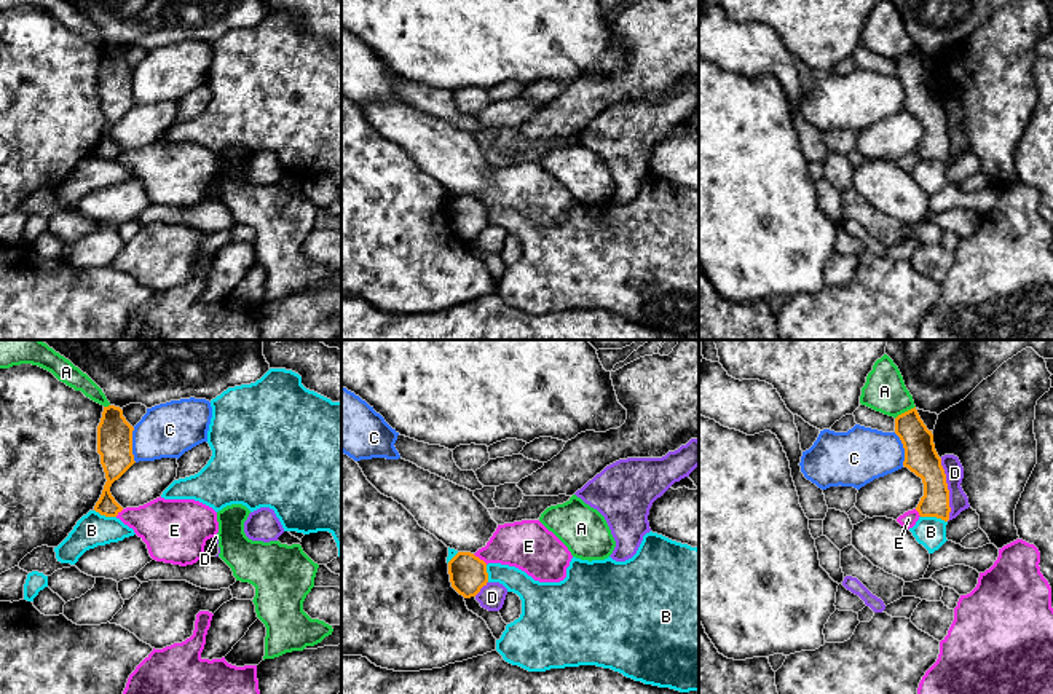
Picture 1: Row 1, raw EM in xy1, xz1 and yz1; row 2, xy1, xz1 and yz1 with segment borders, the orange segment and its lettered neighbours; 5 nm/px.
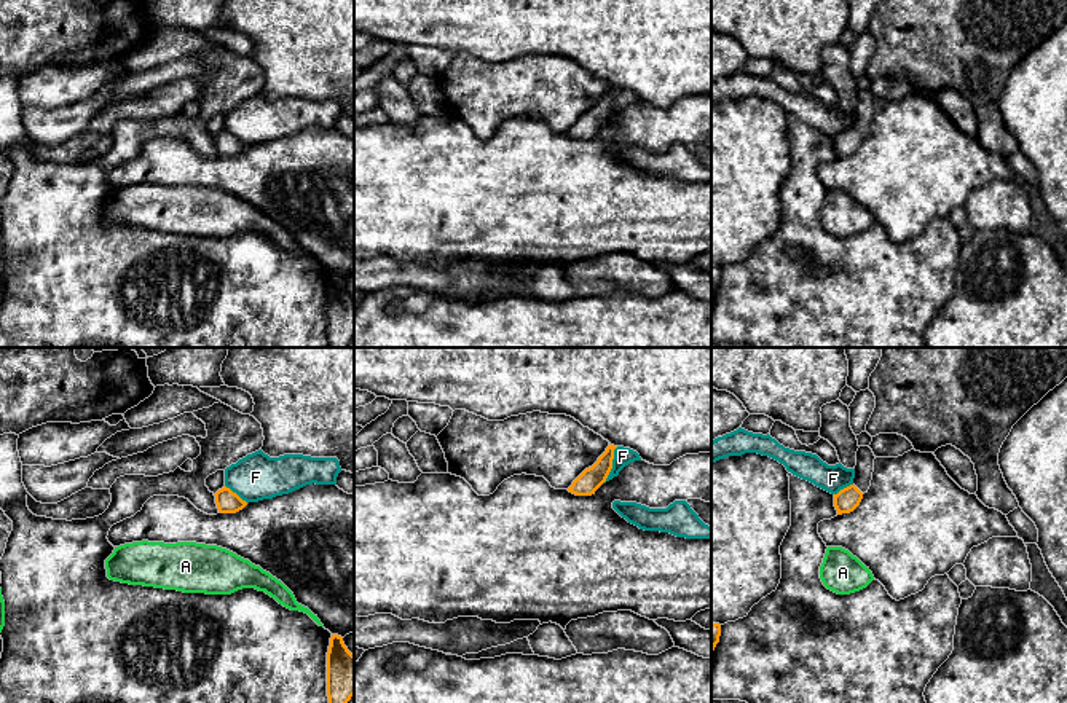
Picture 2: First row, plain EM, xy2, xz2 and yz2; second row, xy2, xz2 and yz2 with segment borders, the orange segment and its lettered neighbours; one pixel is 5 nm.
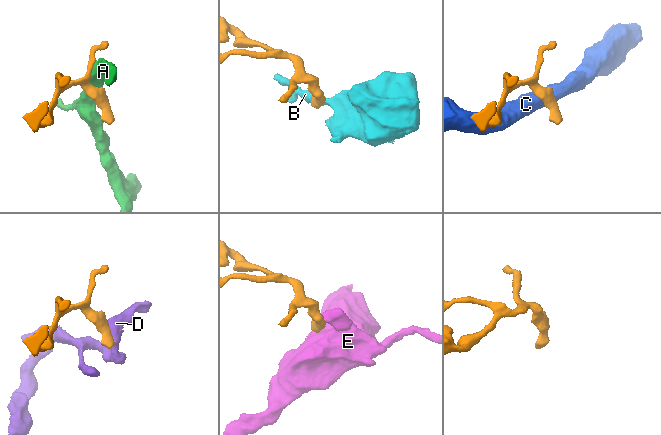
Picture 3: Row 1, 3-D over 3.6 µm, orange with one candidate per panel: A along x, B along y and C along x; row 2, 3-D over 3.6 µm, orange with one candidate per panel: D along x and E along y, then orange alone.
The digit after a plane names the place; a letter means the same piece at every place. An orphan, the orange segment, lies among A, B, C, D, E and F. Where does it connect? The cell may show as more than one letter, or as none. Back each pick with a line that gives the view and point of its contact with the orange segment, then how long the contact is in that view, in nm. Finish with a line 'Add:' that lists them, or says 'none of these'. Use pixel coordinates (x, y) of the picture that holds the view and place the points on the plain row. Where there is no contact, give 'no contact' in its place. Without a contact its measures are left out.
Add: none of these

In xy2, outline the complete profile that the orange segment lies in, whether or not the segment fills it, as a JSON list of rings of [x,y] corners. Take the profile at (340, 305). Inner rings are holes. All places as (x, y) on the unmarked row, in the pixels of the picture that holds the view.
[[[332,277],[327,295],[327,340],[329,348],[346,348],[354,338],[354,298],[343,281]]]

